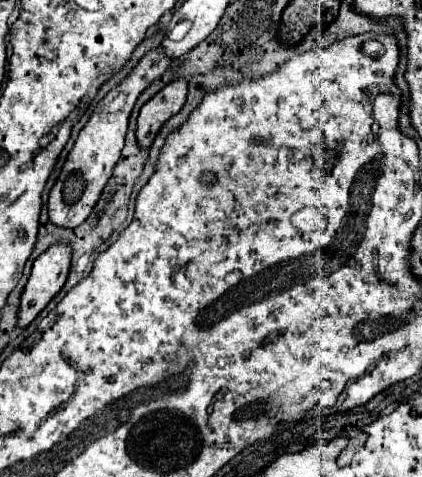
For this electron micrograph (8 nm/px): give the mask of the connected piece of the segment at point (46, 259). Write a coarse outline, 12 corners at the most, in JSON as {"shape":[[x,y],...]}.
{"shape":[[55,244],[35,262],[21,294],[17,328],[27,328],[63,288],[71,250]]}

